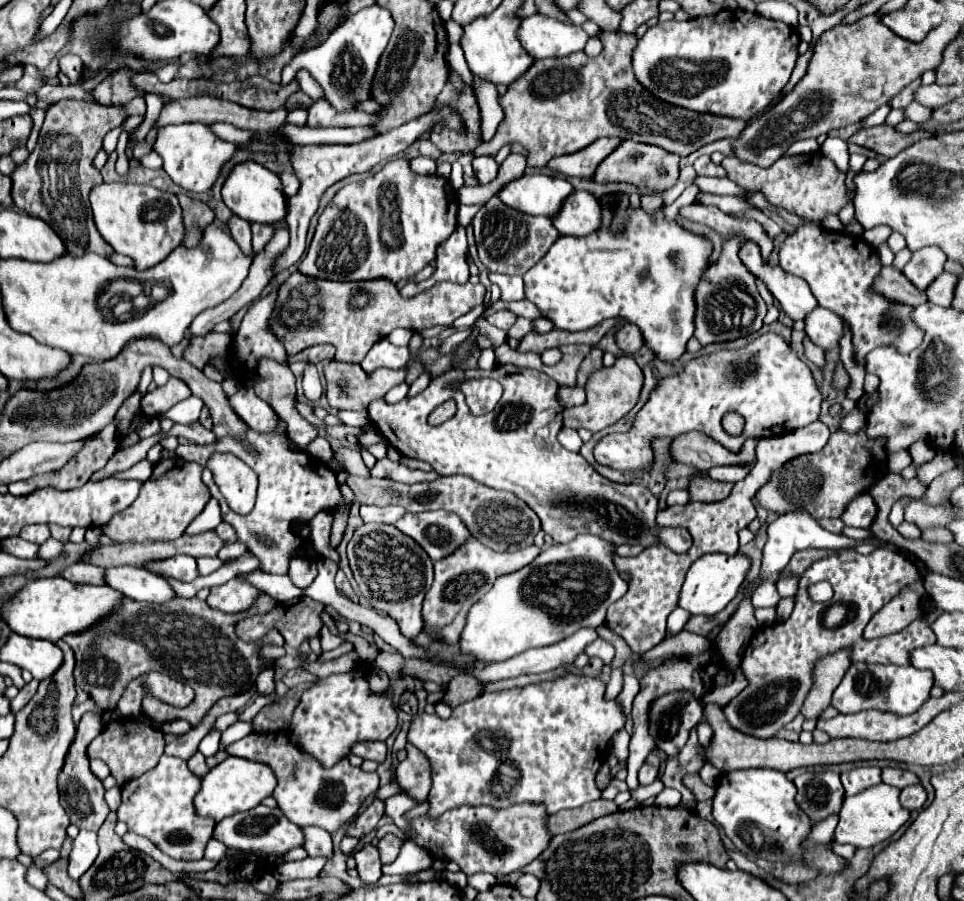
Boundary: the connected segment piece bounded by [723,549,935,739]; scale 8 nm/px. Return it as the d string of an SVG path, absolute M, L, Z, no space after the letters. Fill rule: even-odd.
M839 549L837 553L823 557L807 567L807 571L801 575L801 585L791 617L783 623L773 623L759 629L759 635L751 639L741 657L739 667L743 677L747 679L747 687L723 707L723 713L731 727L759 739L773 737L801 713L805 697L815 683L815 663L841 649L851 651L853 663L911 665L909 655L913 649L935 643L935 635L925 617L917 617L909 625L909 647L889 647L889 635L879 639L865 639L863 629L869 623L871 615L875 615L885 603L889 603L889 599L899 595L915 581L919 581L919 571L913 561L909 561L901 553L887 549L875 549L869 555L861 555L855 549ZM819 581L827 581L833 587L833 597L825 603L813 601L807 591L809 585L815 585ZM835 605L843 607L839 609L843 611L843 617L839 621L841 625L837 623L837 619L827 619L827 613Z

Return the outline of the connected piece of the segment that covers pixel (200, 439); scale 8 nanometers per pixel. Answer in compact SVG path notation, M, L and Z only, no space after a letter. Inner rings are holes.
M199 421L191 423L191 425L173 425L173 429L169 433L175 435L175 437L185 437L185 439L197 443L197 445L213 445L217 441L215 433L201 427Z

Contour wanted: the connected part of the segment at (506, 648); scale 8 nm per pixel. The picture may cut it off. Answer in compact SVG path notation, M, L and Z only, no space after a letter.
M577 535L569 543L553 545L541 551L541 555L527 567L509 575L501 575L495 581L491 591L487 591L467 613L467 623L459 639L461 655L469 655L473 663L491 665L507 661L527 649L559 643L583 627L597 629L605 621L607 607L621 599L625 591L627 583L613 567L613 543L597 535Z

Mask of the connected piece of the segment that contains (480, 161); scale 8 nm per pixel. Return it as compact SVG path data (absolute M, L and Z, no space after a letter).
M477 157L473 161L473 169L475 169L475 175L477 175L479 183L485 185L485 183L489 183L489 181L493 181L497 177L499 165L491 157Z

